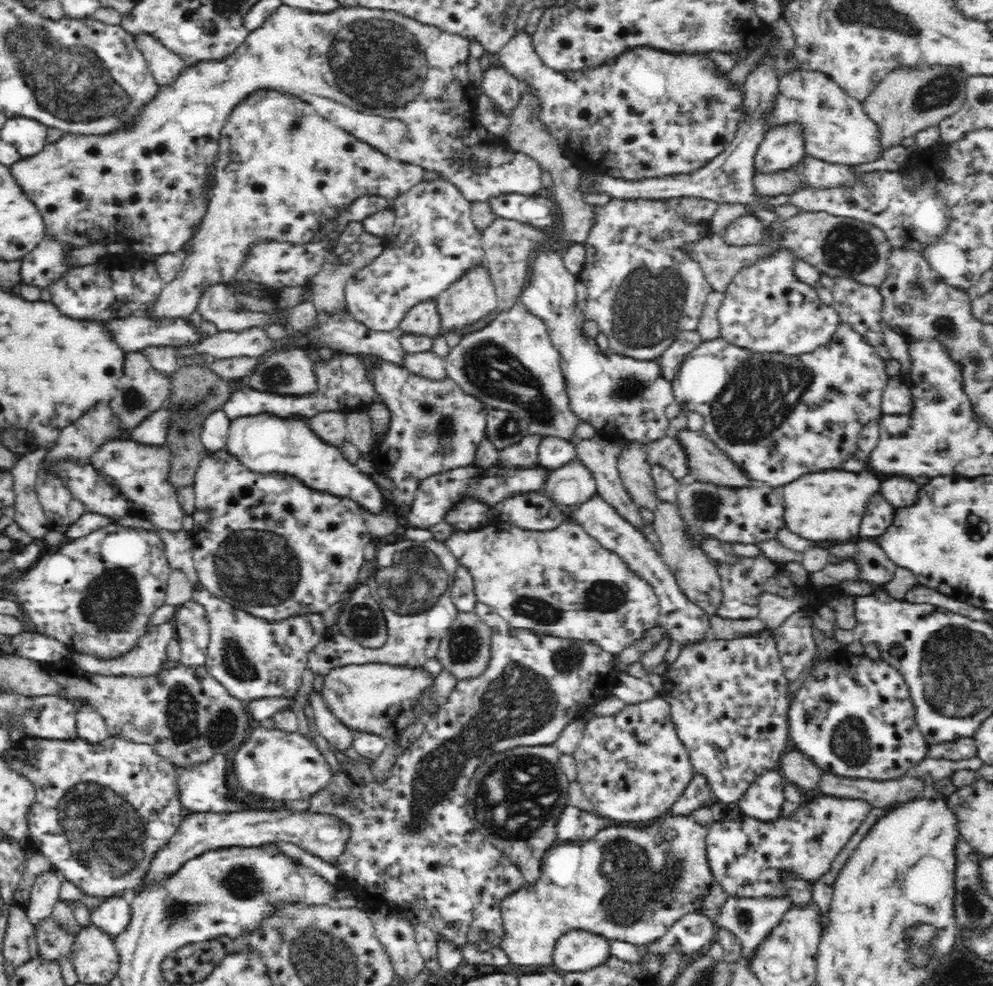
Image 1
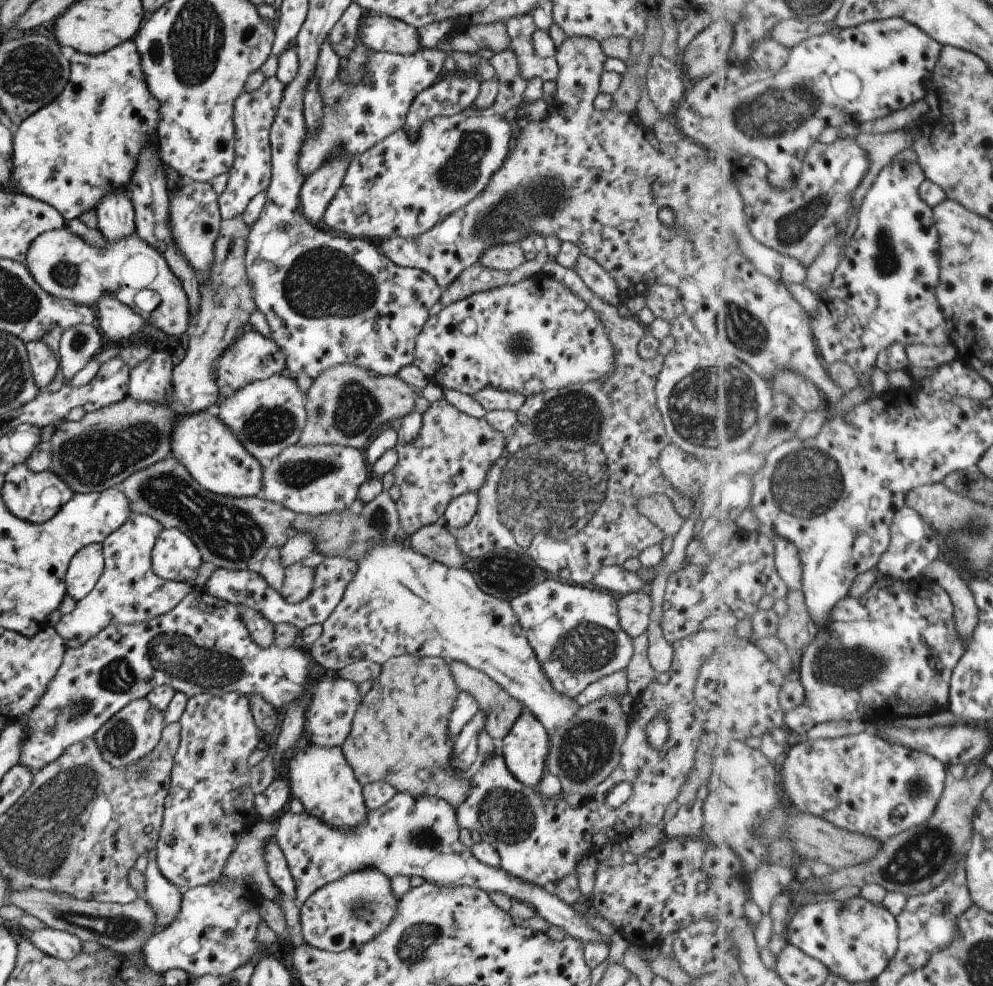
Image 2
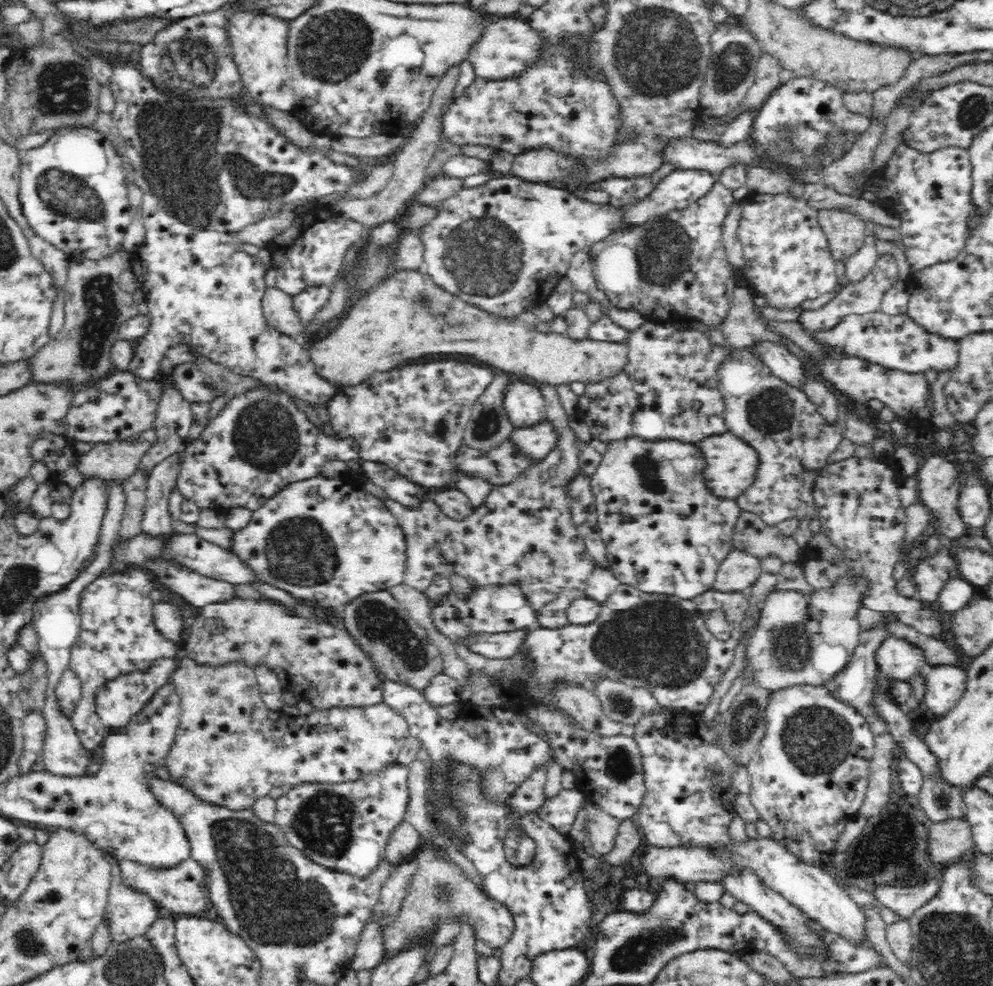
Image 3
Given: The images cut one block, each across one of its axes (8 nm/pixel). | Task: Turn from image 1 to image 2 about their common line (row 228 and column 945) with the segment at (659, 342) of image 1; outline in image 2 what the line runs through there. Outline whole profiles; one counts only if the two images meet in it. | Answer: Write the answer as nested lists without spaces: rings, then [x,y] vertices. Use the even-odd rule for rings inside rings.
[[[925,575],[908,581],[883,576],[863,596],[847,595],[843,600],[840,600],[829,617],[828,625],[812,643],[809,642],[805,646],[797,676],[804,684],[806,697],[799,706],[795,706],[795,708],[787,712],[786,728],[794,738],[800,739],[813,726],[823,724],[823,722],[863,720],[873,725],[877,721],[892,723],[900,717],[924,717],[939,714],[941,711],[949,711],[952,674],[966,650],[964,640],[956,627],[955,605],[953,604],[952,596],[949,596],[949,593],[939,583],[932,582]]]

